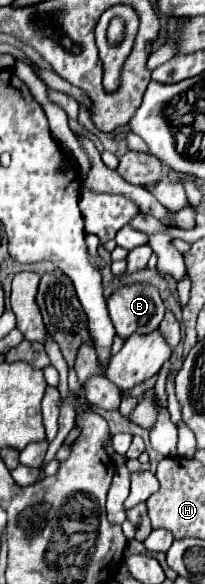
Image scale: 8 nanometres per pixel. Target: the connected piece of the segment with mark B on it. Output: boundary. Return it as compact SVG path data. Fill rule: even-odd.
M131 284L115 290L107 298L109 316L121 338L129 338L133 332L149 334L159 328L165 306L161 294L151 284Z

